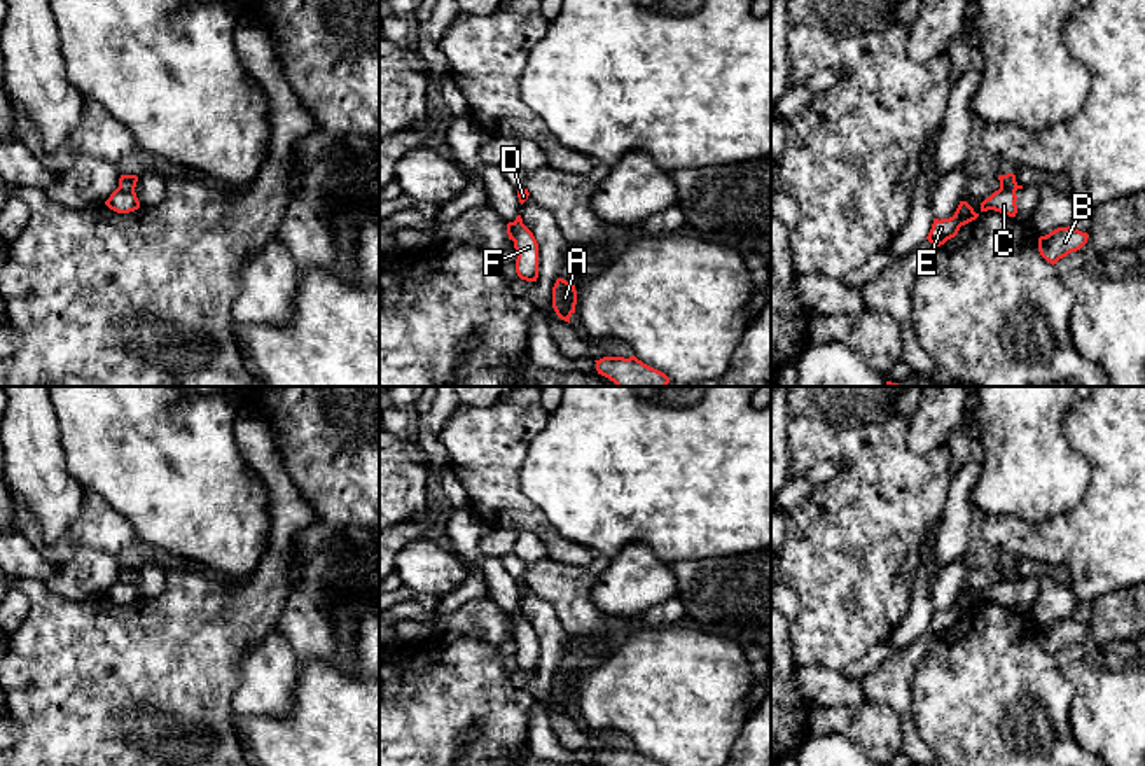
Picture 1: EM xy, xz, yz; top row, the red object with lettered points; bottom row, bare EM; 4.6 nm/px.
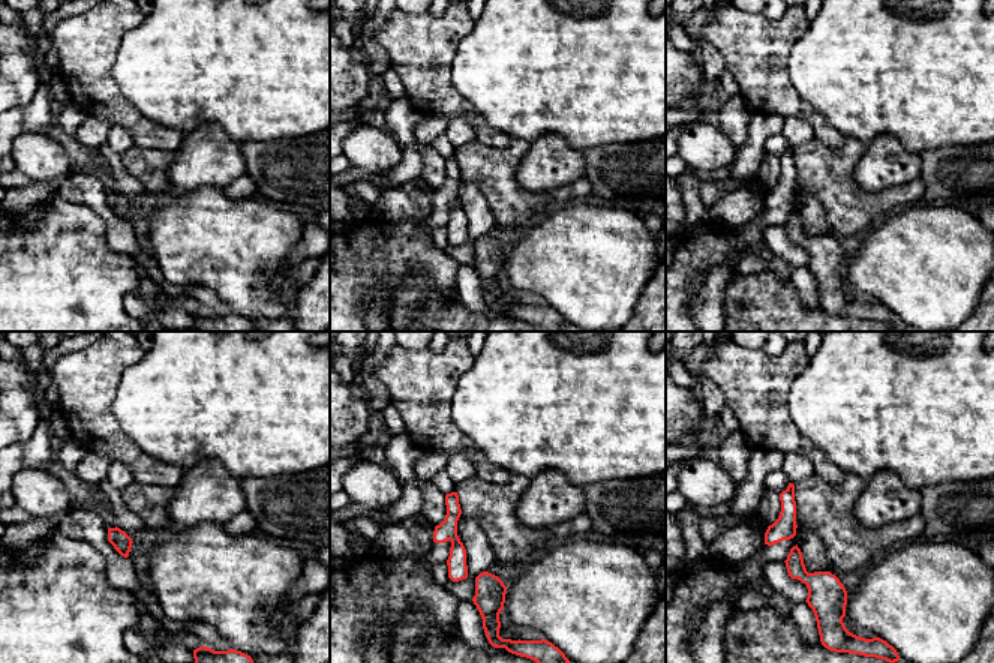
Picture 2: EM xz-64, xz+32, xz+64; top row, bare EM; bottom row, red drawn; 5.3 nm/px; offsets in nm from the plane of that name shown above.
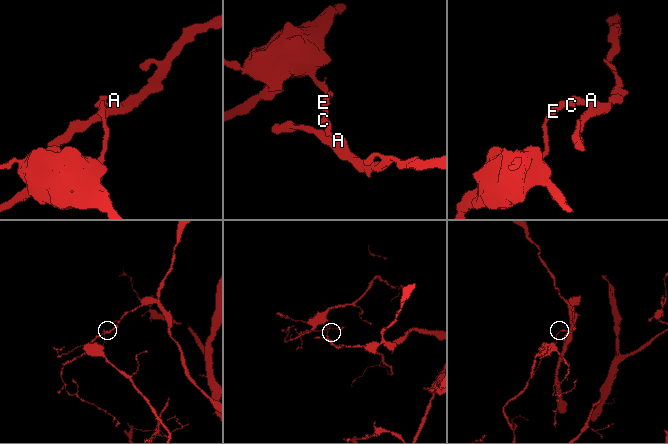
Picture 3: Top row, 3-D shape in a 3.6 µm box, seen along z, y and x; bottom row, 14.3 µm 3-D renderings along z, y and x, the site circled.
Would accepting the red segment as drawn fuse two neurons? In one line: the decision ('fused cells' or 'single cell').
fused cells

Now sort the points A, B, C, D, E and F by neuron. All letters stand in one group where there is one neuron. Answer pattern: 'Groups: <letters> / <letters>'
Groups: A B F / C D E

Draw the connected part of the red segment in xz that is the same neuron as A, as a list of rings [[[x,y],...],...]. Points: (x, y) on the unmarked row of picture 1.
[[[558,670],[552,679],[552,700],[556,707],[570,715],[570,708],[575,705],[577,682],[572,673]]]

